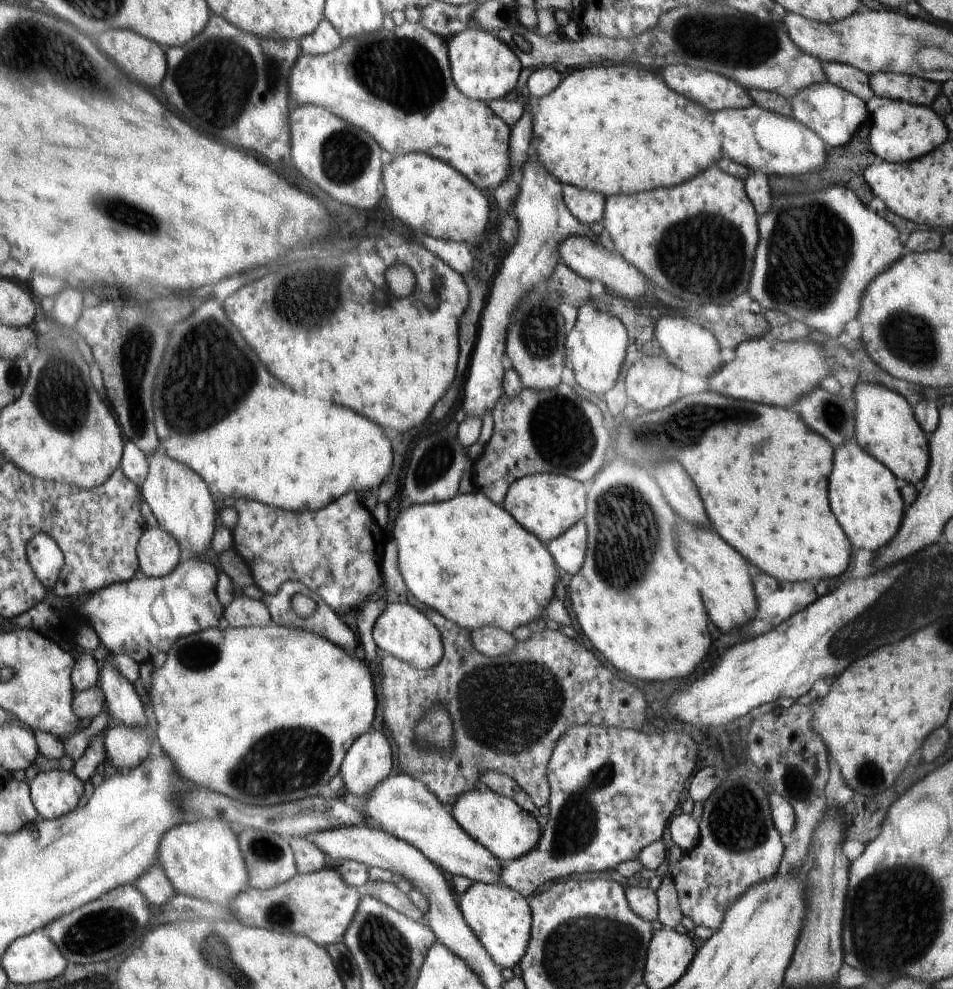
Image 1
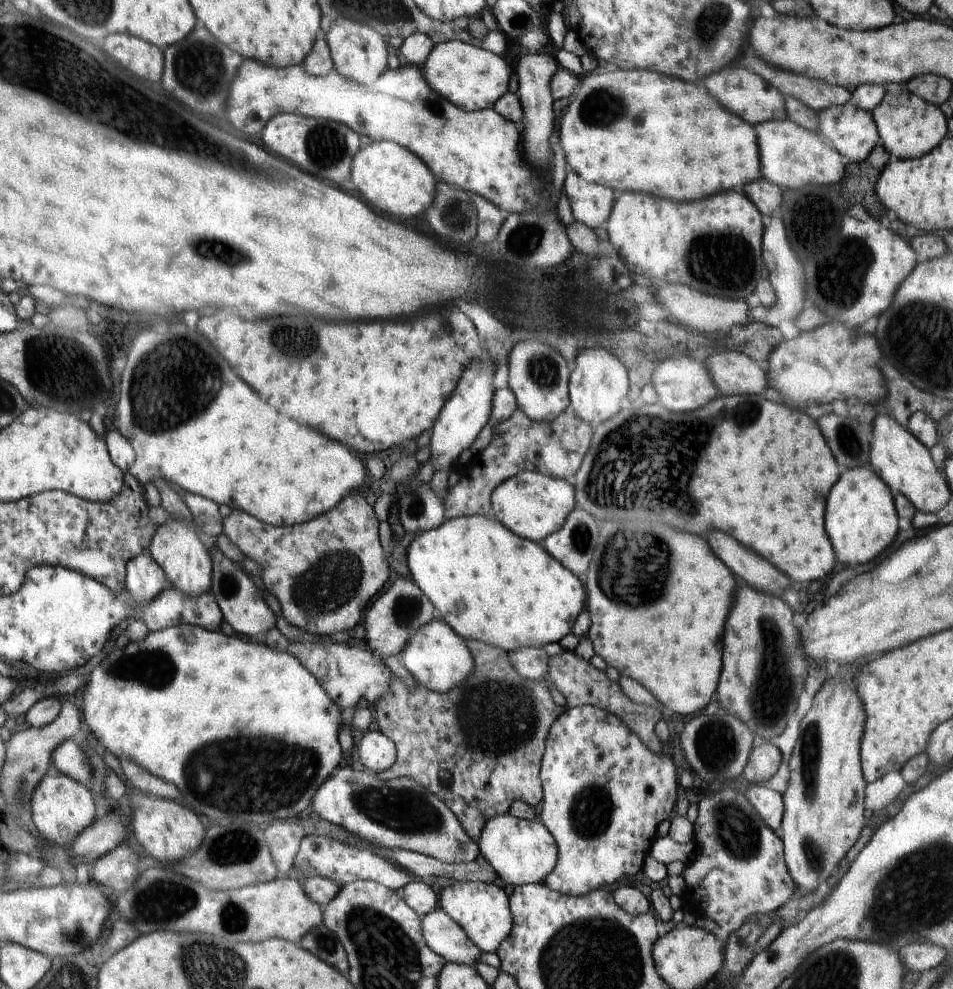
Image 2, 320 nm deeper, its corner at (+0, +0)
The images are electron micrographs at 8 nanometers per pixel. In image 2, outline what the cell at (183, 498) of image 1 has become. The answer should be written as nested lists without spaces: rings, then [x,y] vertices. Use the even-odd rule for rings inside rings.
[[[169,517],[159,526],[149,550],[151,557],[160,564],[164,574],[168,576],[169,585],[190,596],[200,596],[204,592],[211,591],[210,578],[214,578],[210,576],[212,574],[210,550],[206,550],[206,544],[198,540],[196,533],[198,532],[194,530],[194,526]]]

